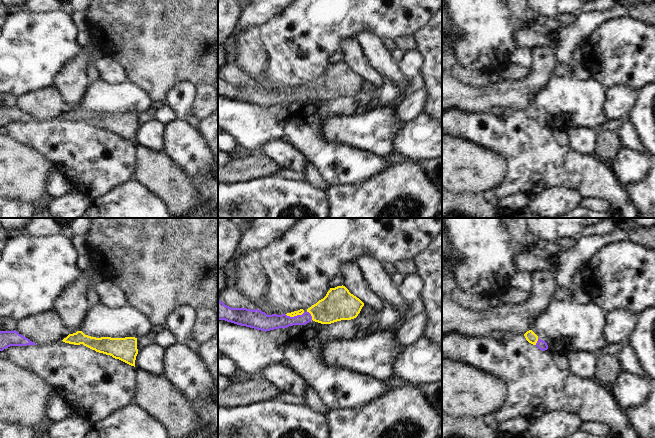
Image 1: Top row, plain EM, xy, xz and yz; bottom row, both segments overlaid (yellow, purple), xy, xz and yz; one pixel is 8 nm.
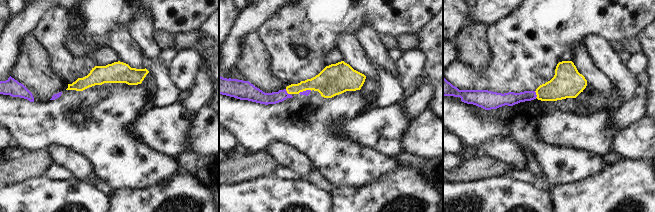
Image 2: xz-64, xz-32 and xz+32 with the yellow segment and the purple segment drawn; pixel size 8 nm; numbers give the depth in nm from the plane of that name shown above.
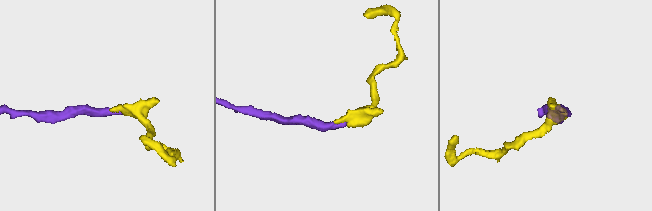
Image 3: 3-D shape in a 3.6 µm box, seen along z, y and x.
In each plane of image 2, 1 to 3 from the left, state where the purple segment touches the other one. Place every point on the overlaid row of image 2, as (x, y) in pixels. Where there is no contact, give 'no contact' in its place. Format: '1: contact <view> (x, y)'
1: no contact
2: contact xz-32 (287, 92)
3: contact xz+32 (536, 94)

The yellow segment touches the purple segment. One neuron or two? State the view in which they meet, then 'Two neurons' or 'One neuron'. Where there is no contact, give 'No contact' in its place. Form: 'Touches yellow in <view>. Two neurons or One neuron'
Touches yellow in xz. One neuron.

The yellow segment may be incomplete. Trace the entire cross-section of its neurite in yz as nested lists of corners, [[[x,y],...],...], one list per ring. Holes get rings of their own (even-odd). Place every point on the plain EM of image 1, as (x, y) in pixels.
[[[532,106],[527,107],[524,112],[529,119],[536,121],[540,126],[545,127],[548,125],[547,119],[539,115]]]

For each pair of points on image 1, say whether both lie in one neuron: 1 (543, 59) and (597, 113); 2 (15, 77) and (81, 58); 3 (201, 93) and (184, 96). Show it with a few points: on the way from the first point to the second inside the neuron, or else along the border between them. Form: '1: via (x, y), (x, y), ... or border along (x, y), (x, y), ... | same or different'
1: border along (552, 77), (537, 95) | different
2: border along (81, 49), (55, 78) | different
3: border along (196, 86), (192, 109), (189, 113) | different

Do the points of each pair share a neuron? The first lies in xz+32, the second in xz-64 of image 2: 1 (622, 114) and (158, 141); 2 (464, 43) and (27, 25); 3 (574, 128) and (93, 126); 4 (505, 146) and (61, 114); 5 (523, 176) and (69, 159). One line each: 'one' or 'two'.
1: two
2: two
3: two
4: two
5: two

